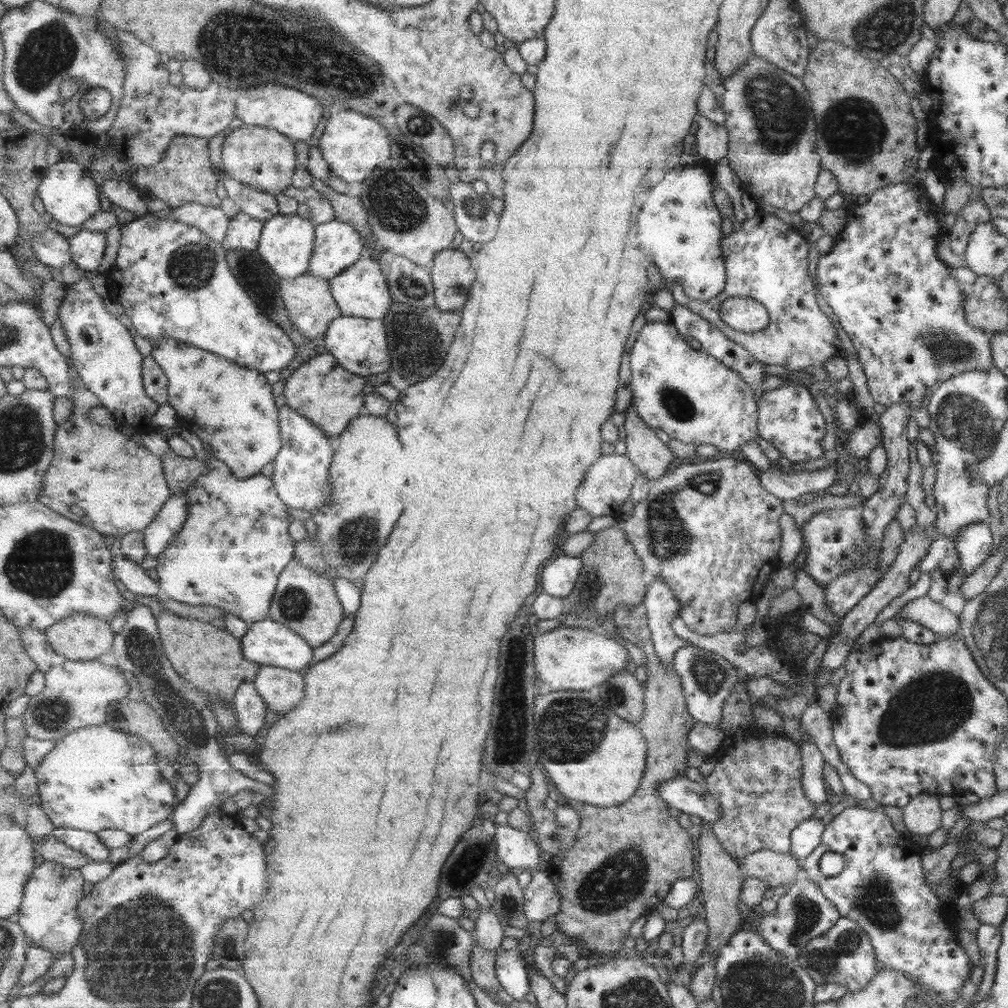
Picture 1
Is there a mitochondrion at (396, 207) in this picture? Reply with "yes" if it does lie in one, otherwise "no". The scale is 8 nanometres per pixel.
yes

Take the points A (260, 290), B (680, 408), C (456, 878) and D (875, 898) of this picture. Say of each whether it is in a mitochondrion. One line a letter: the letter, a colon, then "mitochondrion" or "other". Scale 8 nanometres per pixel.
A: mitochondrion
B: mitochondrion
C: other
D: mitochondrion

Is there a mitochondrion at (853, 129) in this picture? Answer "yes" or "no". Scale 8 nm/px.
yes

